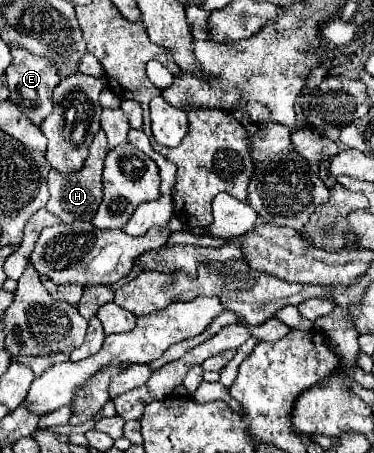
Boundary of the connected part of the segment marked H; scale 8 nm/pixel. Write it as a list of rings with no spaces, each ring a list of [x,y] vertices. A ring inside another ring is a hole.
[[[99,131],[89,147],[89,155],[85,159],[85,165],[81,171],[75,171],[75,175],[59,175],[55,169],[49,171],[49,201],[47,201],[47,209],[61,217],[63,223],[67,223],[67,219],[81,219],[81,221],[91,221],[93,215],[97,213],[97,207],[103,199],[103,181],[101,181],[101,173],[103,173],[103,161],[107,155],[109,147],[107,147],[107,137],[105,131]]]

